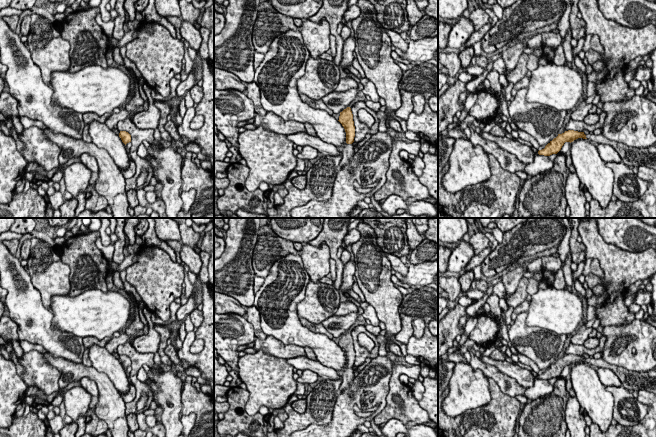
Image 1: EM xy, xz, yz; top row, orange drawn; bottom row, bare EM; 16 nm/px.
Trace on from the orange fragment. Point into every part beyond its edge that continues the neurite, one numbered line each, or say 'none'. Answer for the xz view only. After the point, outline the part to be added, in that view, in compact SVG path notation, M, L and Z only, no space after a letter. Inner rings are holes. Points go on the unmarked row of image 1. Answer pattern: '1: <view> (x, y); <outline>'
1: xz (347, 377); M345 367L341 376L341 385L339 393L342 393L345 389L348 389L354 379L354 371L352 368Z

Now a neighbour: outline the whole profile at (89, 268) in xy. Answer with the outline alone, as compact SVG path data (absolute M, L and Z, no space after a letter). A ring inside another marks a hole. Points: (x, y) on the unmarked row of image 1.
M97 231L73 235L65 240L61 261L70 267L71 297L91 289L108 291L106 277L110 265L95 244L98 237L100 233Z

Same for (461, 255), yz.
M464 240L452 250L449 257L447 269L451 272L462 273L471 258L474 256L474 249Z

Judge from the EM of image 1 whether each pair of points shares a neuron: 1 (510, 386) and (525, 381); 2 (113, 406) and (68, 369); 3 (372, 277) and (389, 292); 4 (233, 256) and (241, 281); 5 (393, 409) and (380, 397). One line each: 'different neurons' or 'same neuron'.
1: different neurons
2: same neuron
3: same neuron
4: same neuron
5: different neurons

